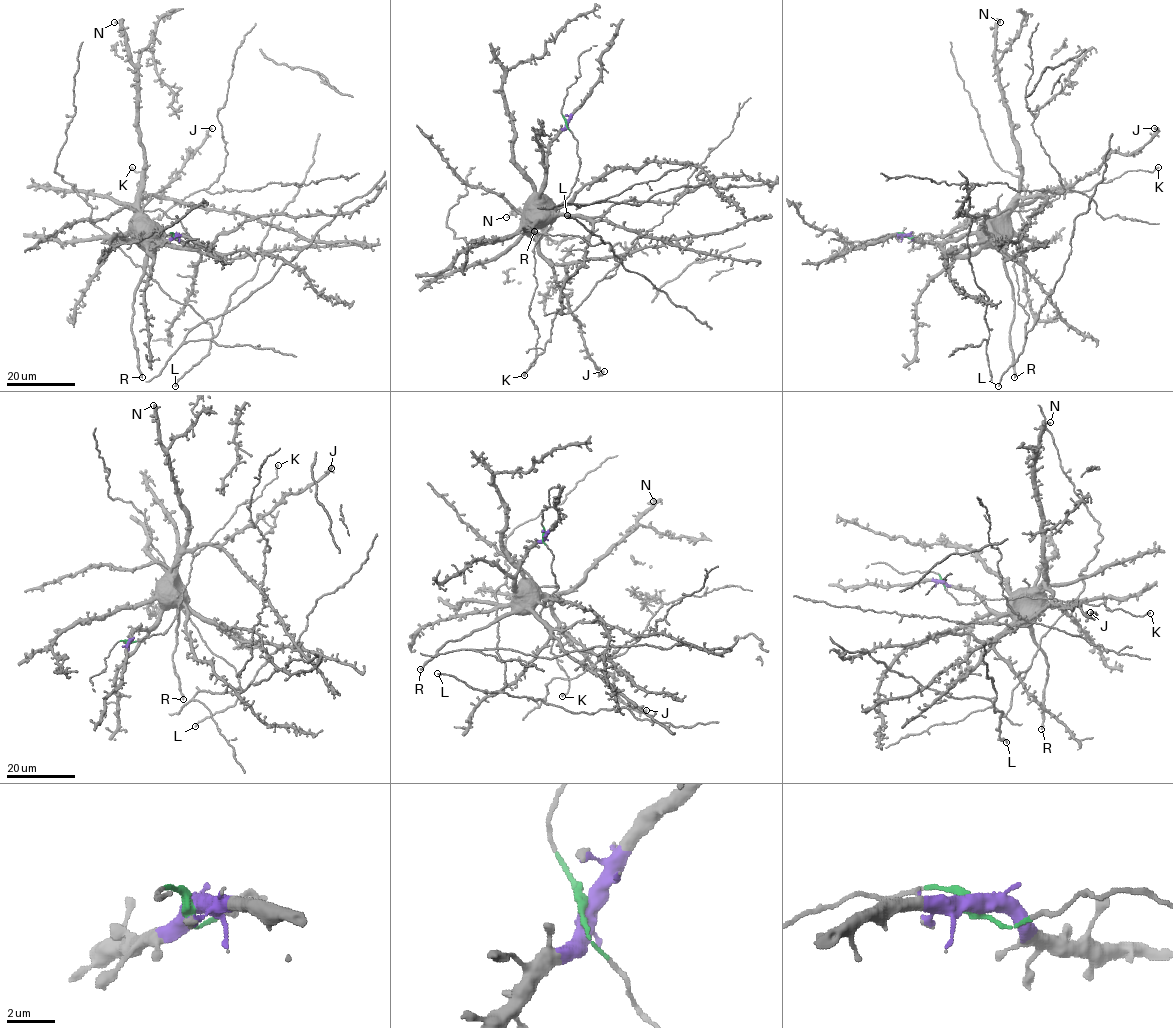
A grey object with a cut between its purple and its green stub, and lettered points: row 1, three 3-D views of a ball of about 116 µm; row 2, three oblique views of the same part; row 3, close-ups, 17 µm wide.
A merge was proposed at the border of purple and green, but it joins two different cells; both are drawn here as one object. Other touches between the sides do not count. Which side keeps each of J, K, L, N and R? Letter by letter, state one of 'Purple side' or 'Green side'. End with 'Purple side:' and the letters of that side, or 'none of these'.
J: Purple side
K: Green side
L: Purple side
N: Purple side
R: Purple side
Purple side: J, L, N, R

